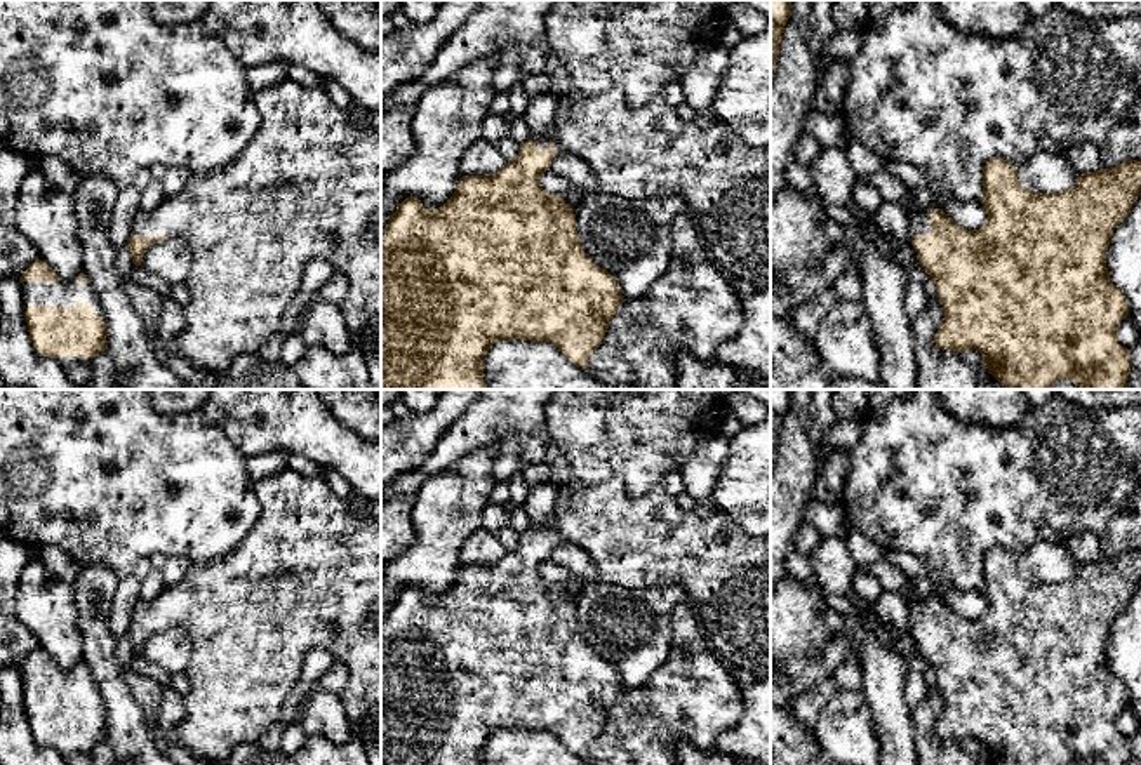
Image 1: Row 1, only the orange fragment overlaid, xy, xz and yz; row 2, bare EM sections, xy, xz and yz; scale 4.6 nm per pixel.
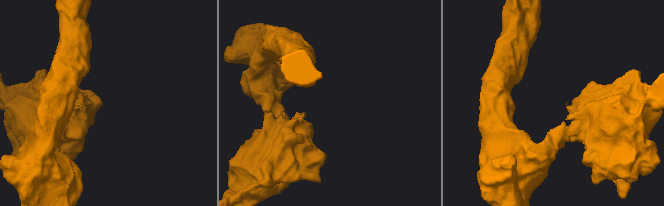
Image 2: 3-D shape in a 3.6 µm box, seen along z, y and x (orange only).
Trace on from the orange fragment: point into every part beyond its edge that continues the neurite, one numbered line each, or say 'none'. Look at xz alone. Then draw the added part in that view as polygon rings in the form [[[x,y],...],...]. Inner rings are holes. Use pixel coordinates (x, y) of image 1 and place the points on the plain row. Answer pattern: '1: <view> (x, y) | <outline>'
1: xz (647, 541) | [[[574,476],[557,485],[557,502],[550,525],[532,530],[539,539],[553,532],[557,536],[555,546],[567,541],[584,549],[597,567],[598,581],[638,591],[682,588],[711,650],[731,669],[744,669],[757,678],[771,676],[771,537],[746,534],[722,511],[715,511],[708,518],[684,511],[659,483],[645,496],[630,497],[621,478],[591,483]]]

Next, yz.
1: yz (919, 612) | [[[929,602],[911,603],[908,607],[910,607],[910,621],[911,621],[911,624],[925,626],[929,622],[929,619],[932,617]]]

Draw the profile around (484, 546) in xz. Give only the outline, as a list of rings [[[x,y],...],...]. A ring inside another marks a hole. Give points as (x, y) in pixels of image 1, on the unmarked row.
[[[480,527],[459,551],[459,567],[494,563],[508,553],[499,534]]]

